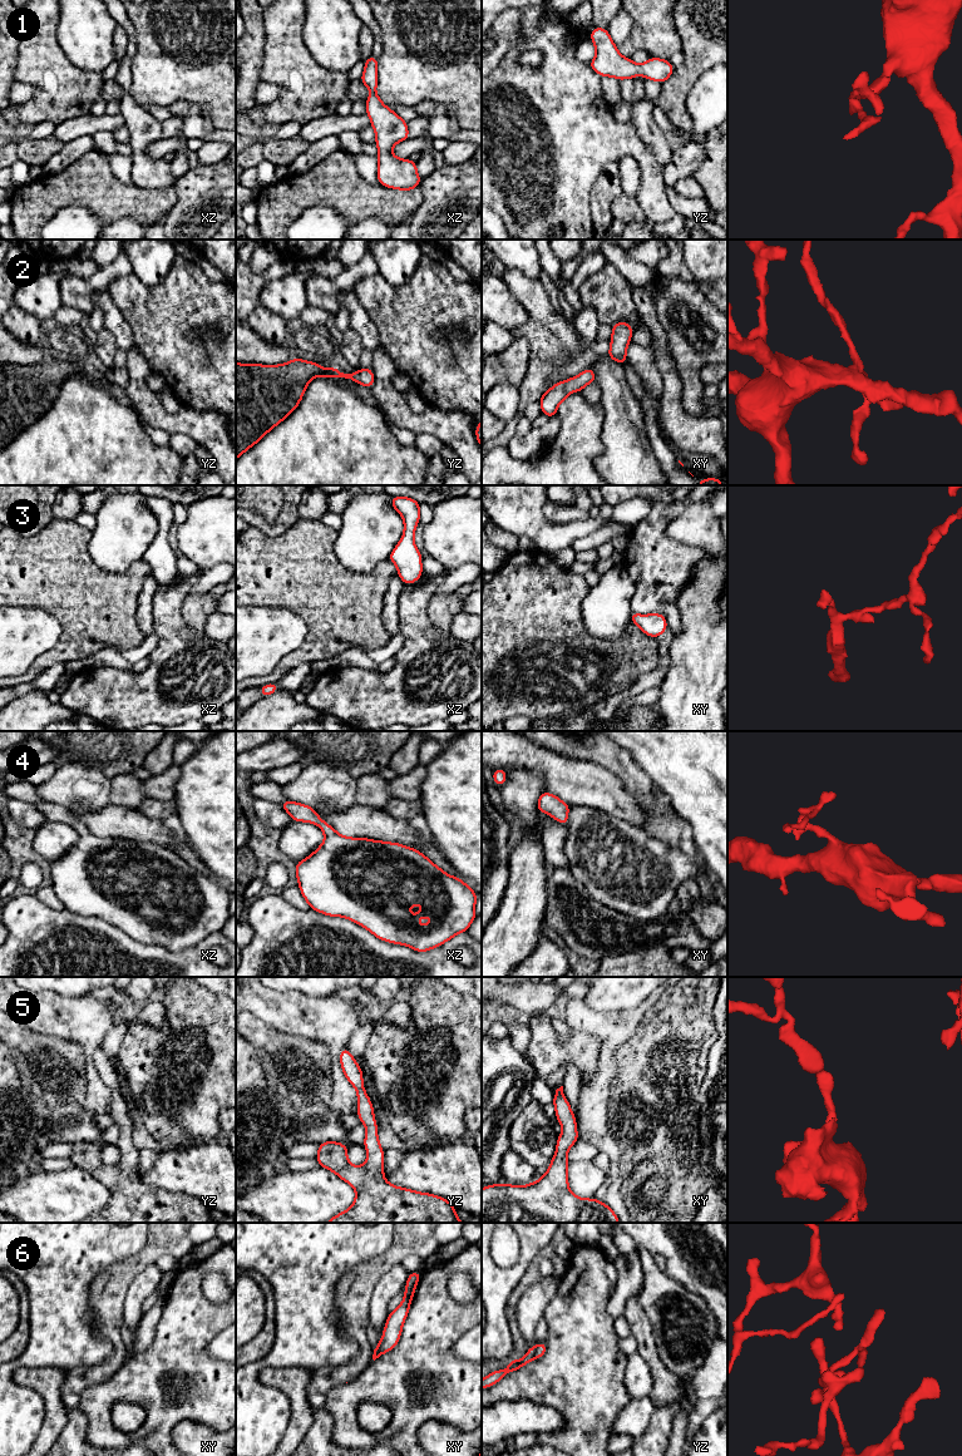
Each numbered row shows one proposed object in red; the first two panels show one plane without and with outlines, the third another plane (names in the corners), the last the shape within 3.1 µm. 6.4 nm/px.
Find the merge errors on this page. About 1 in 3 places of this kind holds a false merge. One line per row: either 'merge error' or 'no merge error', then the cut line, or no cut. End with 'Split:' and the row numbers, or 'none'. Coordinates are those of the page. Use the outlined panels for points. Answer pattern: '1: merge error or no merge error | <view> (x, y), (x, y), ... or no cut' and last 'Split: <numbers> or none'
1: no merge error | no cut
2: no merge error | no cut
3: no merge error | no cut
4: no merge error | no cut
5: no merge error | no cut
6: merge error | yz (533, 1347), (534, 1357)
Split: 6

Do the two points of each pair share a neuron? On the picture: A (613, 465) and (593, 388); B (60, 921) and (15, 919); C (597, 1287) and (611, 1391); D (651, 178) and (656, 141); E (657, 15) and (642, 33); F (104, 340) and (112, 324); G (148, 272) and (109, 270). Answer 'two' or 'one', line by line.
A: two
B: one
C: one
D: two
E: one
F: two
G: two

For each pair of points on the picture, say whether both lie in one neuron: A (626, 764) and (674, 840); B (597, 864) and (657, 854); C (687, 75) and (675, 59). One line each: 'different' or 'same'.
A: same
B: same
C: different

